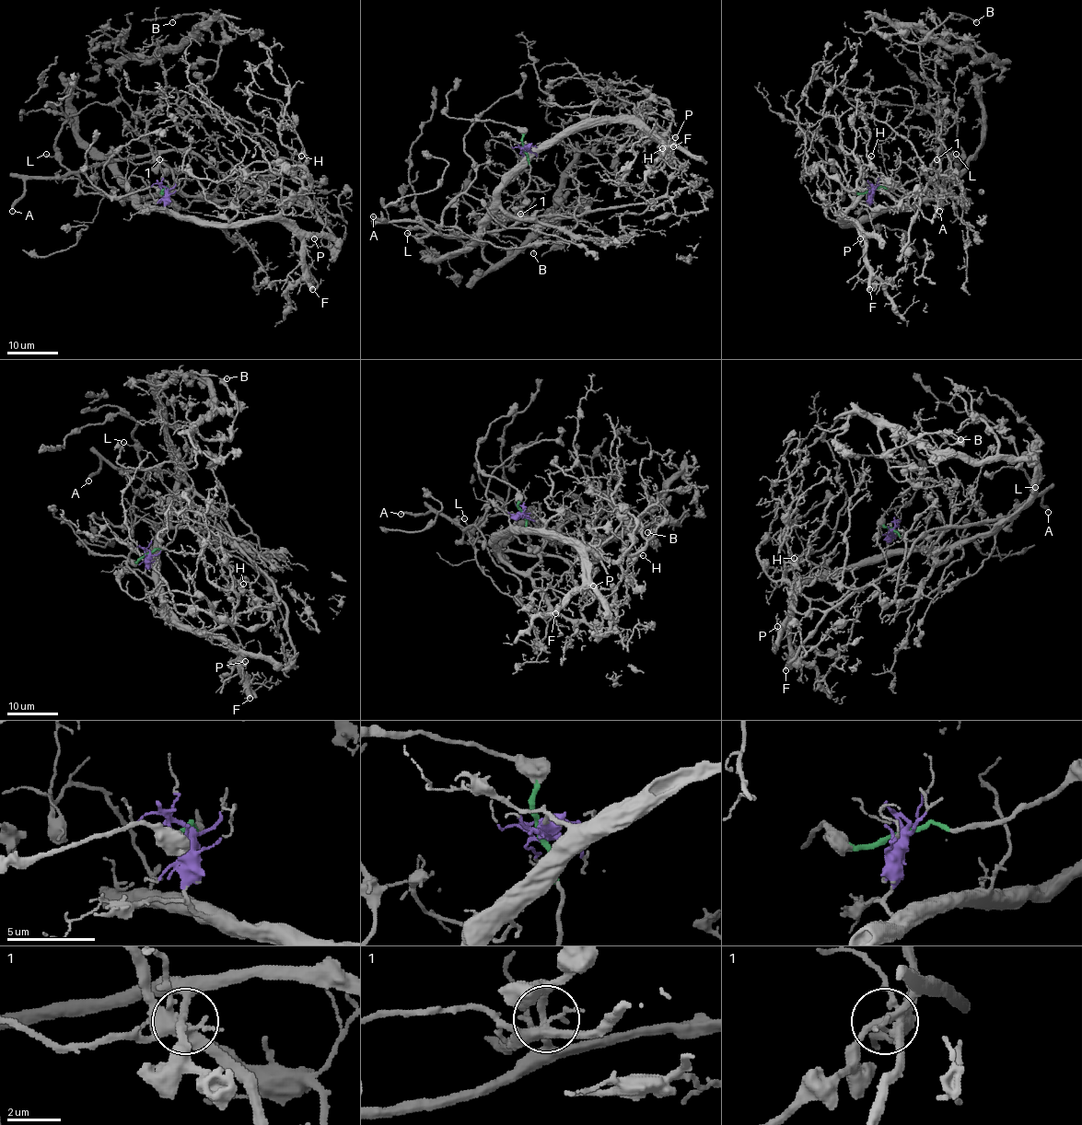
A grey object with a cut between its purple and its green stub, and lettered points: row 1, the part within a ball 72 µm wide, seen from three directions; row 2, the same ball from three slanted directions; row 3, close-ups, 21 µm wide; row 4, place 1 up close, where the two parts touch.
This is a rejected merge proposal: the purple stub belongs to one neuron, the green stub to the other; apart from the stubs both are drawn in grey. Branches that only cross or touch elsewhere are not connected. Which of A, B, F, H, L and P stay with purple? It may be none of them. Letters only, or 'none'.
B, F, H, P

